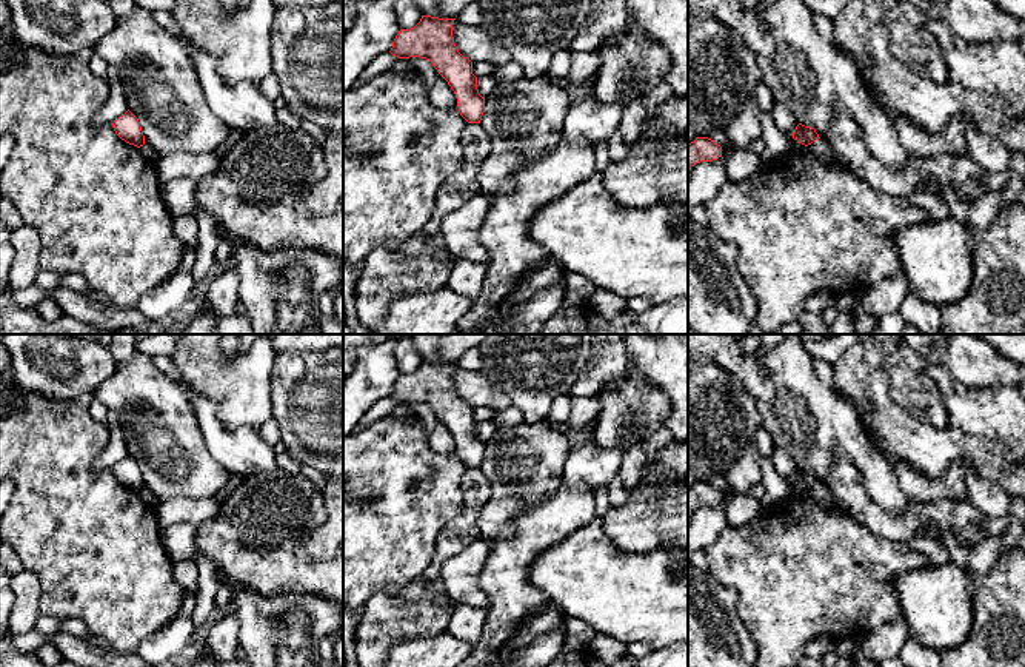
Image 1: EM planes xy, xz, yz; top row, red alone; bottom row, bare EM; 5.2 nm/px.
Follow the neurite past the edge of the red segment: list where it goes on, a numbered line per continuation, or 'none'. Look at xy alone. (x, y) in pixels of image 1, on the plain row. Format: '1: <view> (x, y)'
none

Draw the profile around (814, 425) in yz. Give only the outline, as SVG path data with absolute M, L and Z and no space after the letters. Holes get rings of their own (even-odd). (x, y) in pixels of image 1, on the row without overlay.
M688 334L688 356L708 357L742 382L756 399L762 425L774 447L790 456L797 470L811 471L820 484L826 484L833 462L845 458L862 474L870 499L890 513L902 514L910 499L900 490L893 464L871 444L854 404L819 380L814 359L802 340L796 336L786 337L759 364L742 351L740 340L731 334Z

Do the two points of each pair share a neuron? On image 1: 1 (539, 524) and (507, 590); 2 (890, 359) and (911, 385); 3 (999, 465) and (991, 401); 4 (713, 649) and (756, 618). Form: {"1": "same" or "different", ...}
{"1": "same", "2": "same", "3": "different", "4": "different"}

